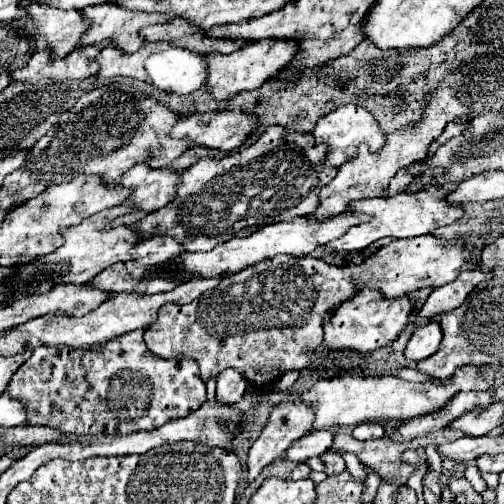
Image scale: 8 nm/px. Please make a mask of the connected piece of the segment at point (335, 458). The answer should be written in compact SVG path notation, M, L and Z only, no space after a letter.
M324 452L320 458L322 458L322 462L324 462L324 472L326 472L328 476L332 476L332 474L340 474L342 470L346 470L344 460L342 460L342 456L340 456L340 454Z

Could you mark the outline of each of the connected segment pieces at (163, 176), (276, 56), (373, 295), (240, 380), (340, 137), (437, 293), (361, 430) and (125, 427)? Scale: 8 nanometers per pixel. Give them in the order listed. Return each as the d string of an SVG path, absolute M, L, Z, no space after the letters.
M136 164L126 174L120 176L120 182L134 190L134 194L126 200L136 208L134 214L126 218L118 218L114 226L120 222L138 222L142 216L150 214L150 210L160 210L170 204L176 196L176 186L180 184L180 172L170 168L150 168L146 164Z
M268 38L264 42L248 42L242 50L236 50L232 54L210 54L206 88L216 100L230 98L248 88L258 88L268 78L278 74L296 54L298 54L298 42L294 38Z
M362 288L352 300L340 304L332 316L330 324L324 324L324 342L330 348L352 348L362 354L382 348L398 338L398 334L408 324L410 310L414 308L414 300L408 296L400 298L382 298L376 288Z
M228 368L222 374L218 374L218 388L216 388L218 400L230 402L230 404L232 402L240 402L244 392L246 392L246 388L248 388L248 382L238 370Z
M346 104L326 116L322 116L314 128L314 138L318 142L324 142L328 144L328 156L326 156L326 164L328 166L342 166L344 162L352 160L358 156L358 146L368 142L372 150L380 150L382 144L386 144L386 134L380 130L376 118L362 106L356 106L356 104Z
M474 268L474 270L466 270L462 272L454 282L450 284L444 284L436 290L432 290L432 294L428 296L428 300L424 302L424 306L418 310L418 316L424 316L424 318L434 318L438 314L444 314L448 310L454 310L458 308L464 298L484 280L490 280L492 274L490 272L484 272L482 268Z
M360 424L354 428L352 436L356 440L374 440L374 438L382 438L384 436L384 428L380 424Z
M132 330L132 332L120 334L120 336L112 338L110 342L106 342L106 346L100 348L100 350L72 350L68 346L38 346L38 348L34 348L32 356L14 374L14 378L10 380L10 386L6 388L6 392L26 406L28 422L32 426L50 426L50 428L56 428L56 430L60 430L64 434L78 434L78 436L122 436L122 434L138 432L138 430L154 430L154 428L160 428L162 424L166 424L170 420L186 418L188 414L192 414L194 410L198 410L206 402L206 384L198 376L198 364L194 360L190 360L190 358L184 358L184 356L168 358L168 360L154 356L144 344L142 330Z

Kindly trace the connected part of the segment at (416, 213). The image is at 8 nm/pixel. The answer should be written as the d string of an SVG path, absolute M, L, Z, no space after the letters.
M430 186L430 188L418 190L418 192L414 192L414 194L400 192L400 194L396 194L396 196L368 198L368 200L352 202L348 210L358 210L358 212L372 214L374 220L372 220L372 222L366 222L366 224L352 226L352 228L348 230L348 234L344 234L342 238L330 242L328 248L334 250L334 252L342 252L342 254L360 252L360 250L364 250L366 246L370 246L372 242L376 242L376 240L380 240L380 238L386 238L386 236L394 236L394 238L412 238L412 236L430 234L430 232L434 232L434 230L440 228L440 226L452 224L452 222L456 222L458 218L464 216L462 206L450 204L450 202L446 200L446 196L448 196L452 190L454 190L454 188Z

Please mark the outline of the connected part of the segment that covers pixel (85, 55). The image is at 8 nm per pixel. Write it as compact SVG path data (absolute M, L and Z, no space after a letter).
M80 46L74 52L70 52L66 58L52 60L52 52L48 48L36 50L28 62L28 66L14 70L12 80L24 80L24 82L38 82L38 80L82 80L88 76L98 74L100 66L96 62L96 56L100 54L104 46Z

